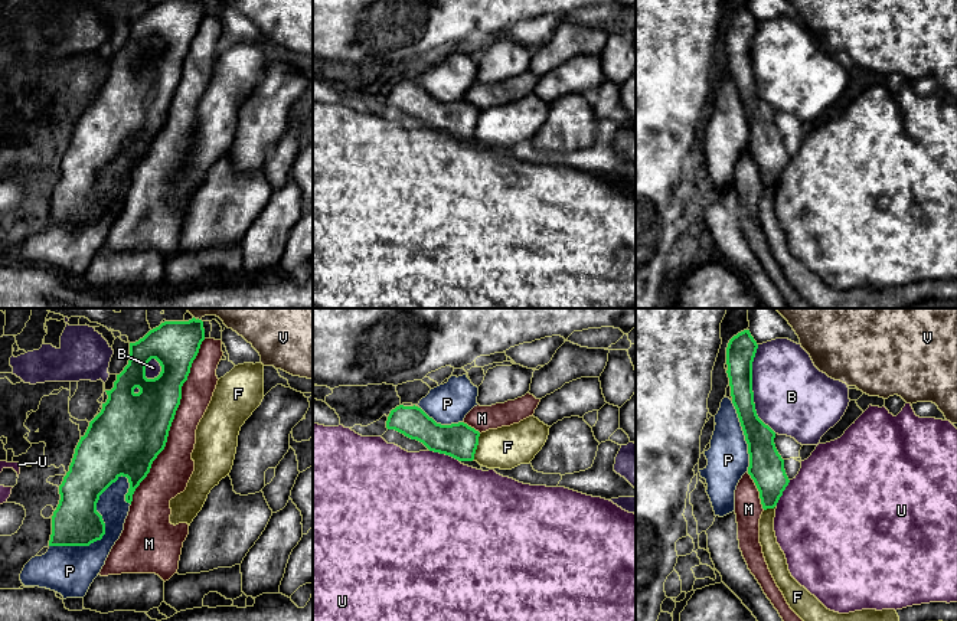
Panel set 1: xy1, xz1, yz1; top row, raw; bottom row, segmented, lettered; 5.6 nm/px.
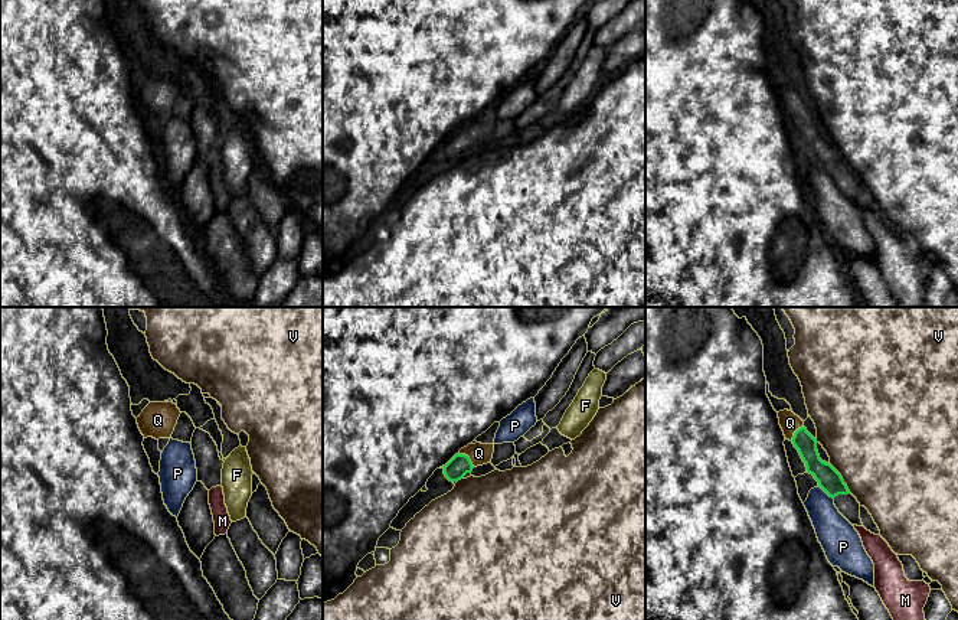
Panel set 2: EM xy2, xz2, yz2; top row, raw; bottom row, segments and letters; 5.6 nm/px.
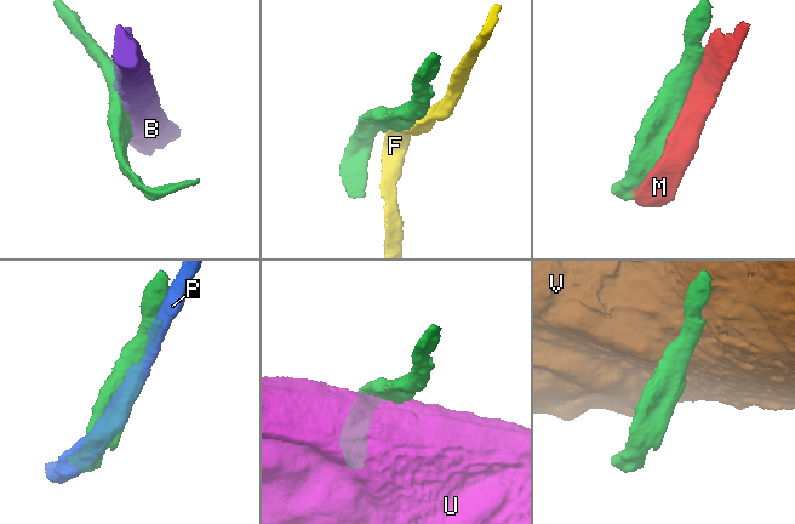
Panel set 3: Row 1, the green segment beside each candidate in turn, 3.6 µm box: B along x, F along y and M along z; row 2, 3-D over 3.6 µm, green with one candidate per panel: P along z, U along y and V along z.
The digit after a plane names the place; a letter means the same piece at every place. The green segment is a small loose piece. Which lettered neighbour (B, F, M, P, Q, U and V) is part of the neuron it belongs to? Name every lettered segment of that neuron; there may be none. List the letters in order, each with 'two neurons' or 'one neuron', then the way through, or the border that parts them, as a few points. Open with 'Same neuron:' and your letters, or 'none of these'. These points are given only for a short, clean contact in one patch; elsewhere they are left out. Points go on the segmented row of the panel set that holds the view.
Same neuron: Q
B: two neurons
F: two neurons
M: two neurons
P: two neurons
Q: one neuron; way xz2 (460, 464), (468, 457), (478, 453)
U: two neurons
V: two neurons

